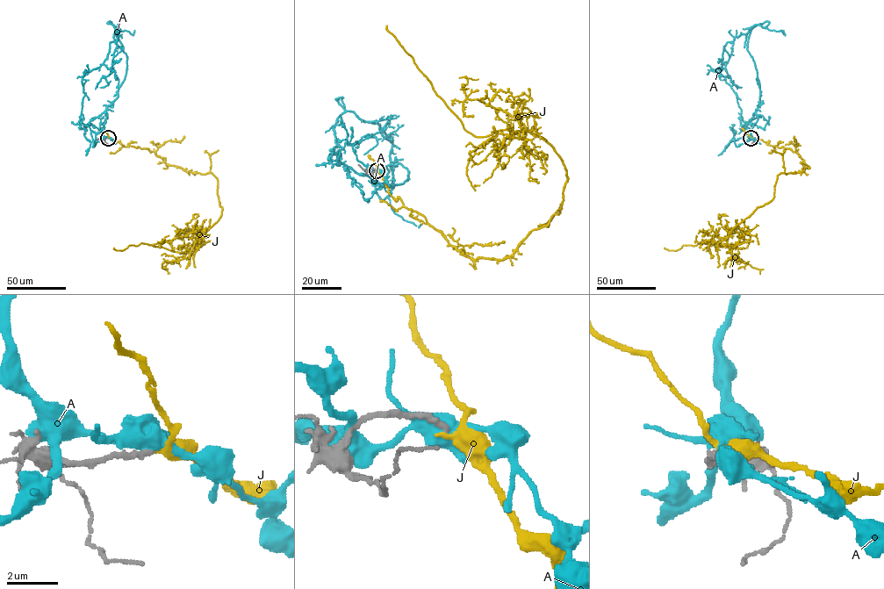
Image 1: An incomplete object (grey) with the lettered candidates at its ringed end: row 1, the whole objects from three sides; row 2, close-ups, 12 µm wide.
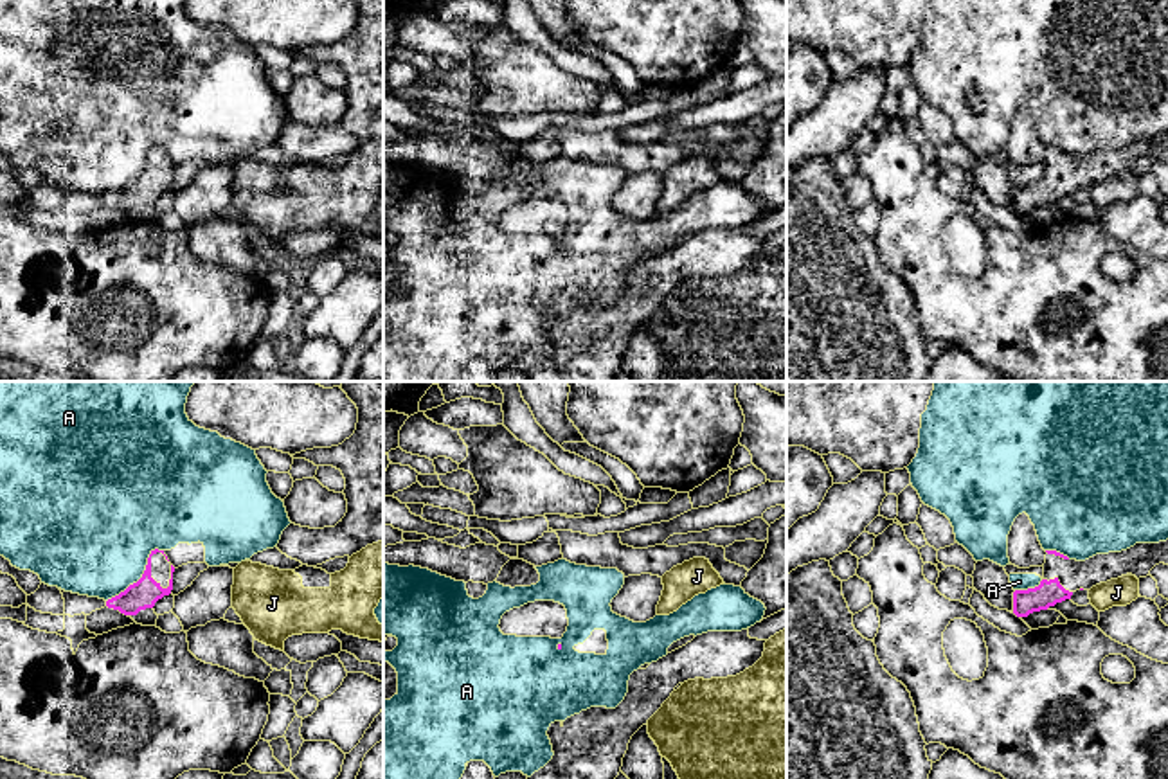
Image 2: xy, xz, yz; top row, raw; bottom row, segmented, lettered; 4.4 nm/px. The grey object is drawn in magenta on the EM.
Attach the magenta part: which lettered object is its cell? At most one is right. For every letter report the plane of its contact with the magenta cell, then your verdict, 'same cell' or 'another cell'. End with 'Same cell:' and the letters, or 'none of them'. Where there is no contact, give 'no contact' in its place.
A: meets magenta in xy; another cell
J: no contact; another cell
Same cell: none of them

